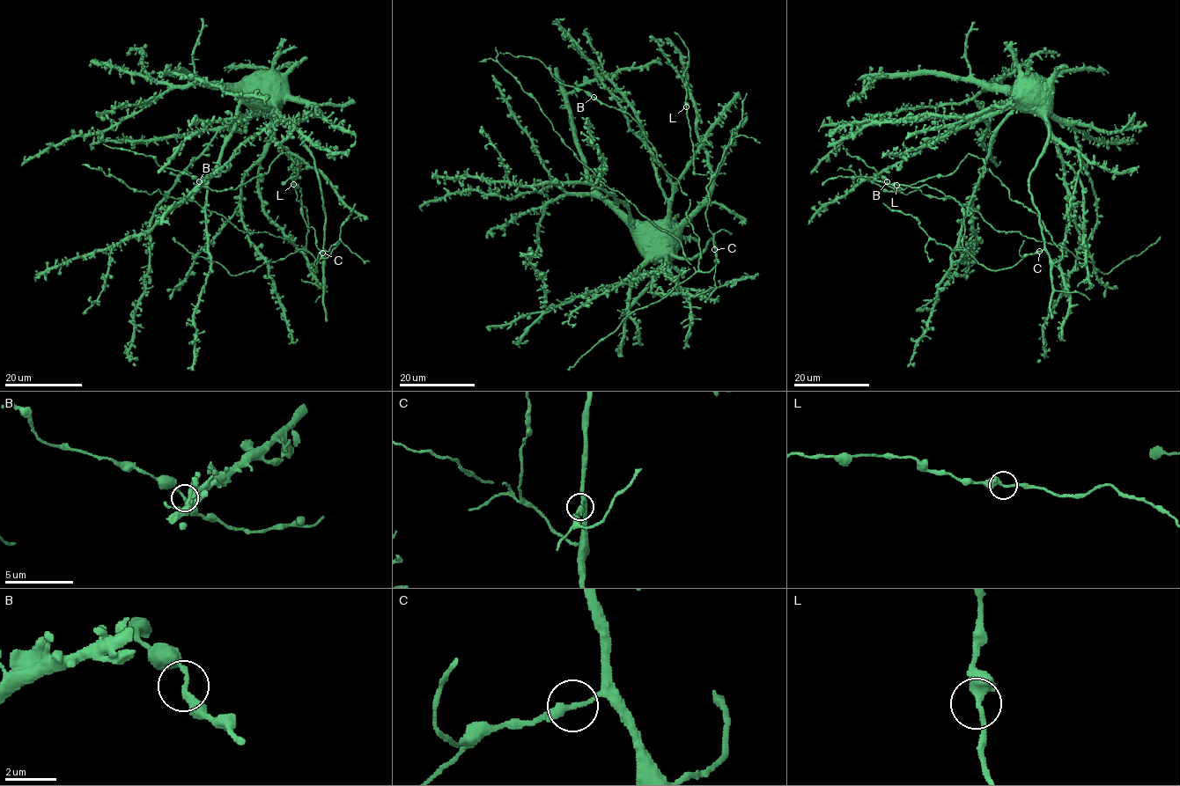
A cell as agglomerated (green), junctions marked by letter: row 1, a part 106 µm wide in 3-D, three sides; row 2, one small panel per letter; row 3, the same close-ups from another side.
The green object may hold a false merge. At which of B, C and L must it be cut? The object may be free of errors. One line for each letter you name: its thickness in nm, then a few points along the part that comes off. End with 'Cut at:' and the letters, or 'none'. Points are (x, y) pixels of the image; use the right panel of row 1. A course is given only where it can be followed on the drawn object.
Cut at: none

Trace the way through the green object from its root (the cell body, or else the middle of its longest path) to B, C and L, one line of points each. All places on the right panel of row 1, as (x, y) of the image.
B: (1015, 97), (1046, 121), (1029, 194), (1058, 261), (1043, 220), (980, 157), (904, 189), (887, 181)
C: (1015, 97), (1012, 99), (1020, 107), (1046, 121), (1047, 145), (1029, 178), (1043, 240), (1040, 251)
L: (1015, 97), (1046, 121), (1029, 178), (1041, 251), (988, 270), (962, 246), (954, 199), (897, 184)

